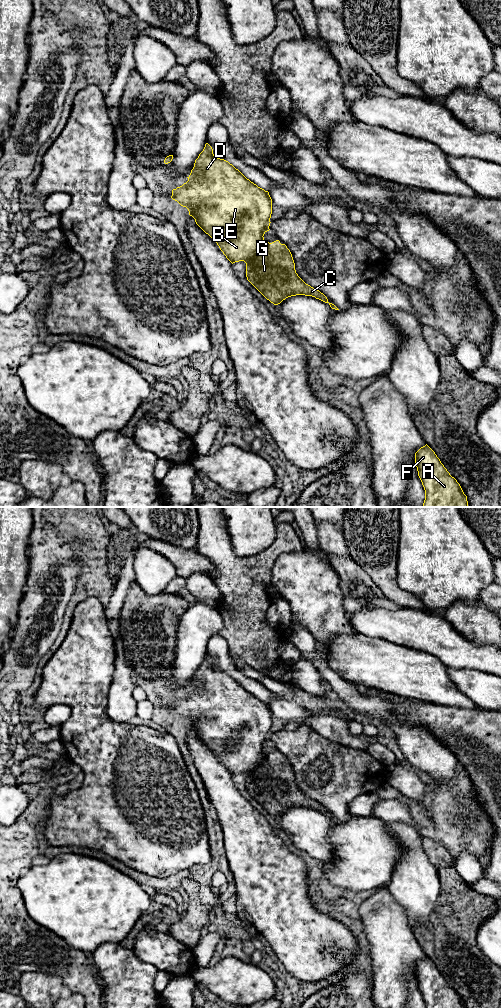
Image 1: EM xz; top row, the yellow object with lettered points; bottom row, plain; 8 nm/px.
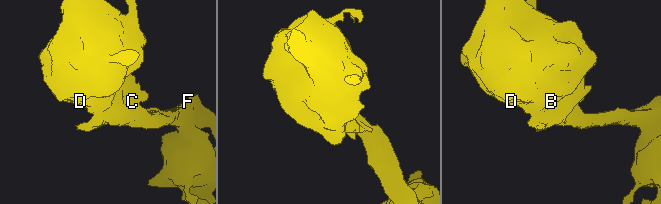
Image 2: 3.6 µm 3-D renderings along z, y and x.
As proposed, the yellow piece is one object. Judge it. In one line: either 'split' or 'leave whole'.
split

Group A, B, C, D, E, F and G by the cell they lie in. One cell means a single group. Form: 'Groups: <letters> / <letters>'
Groups: A B D E F / C G

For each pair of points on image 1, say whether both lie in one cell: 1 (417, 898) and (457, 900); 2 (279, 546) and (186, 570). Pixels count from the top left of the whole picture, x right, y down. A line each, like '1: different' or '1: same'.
1: different
2: different

